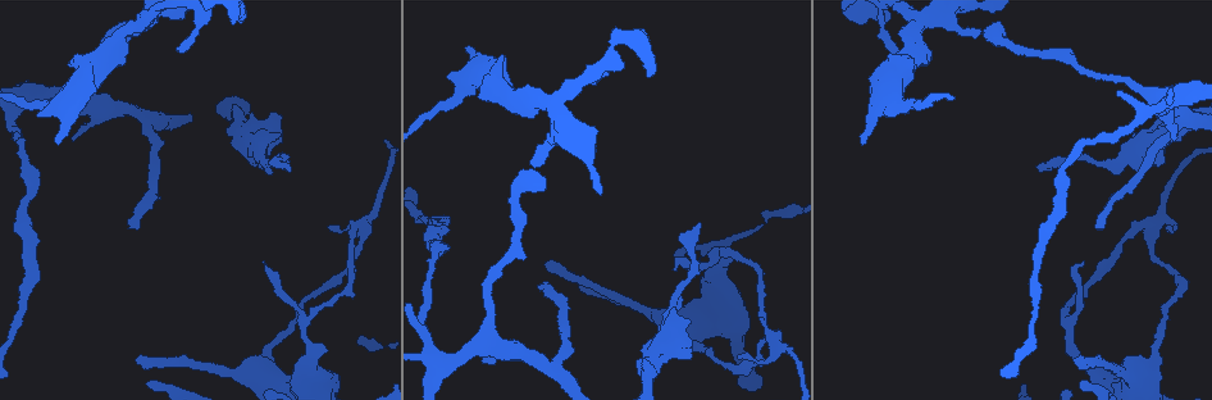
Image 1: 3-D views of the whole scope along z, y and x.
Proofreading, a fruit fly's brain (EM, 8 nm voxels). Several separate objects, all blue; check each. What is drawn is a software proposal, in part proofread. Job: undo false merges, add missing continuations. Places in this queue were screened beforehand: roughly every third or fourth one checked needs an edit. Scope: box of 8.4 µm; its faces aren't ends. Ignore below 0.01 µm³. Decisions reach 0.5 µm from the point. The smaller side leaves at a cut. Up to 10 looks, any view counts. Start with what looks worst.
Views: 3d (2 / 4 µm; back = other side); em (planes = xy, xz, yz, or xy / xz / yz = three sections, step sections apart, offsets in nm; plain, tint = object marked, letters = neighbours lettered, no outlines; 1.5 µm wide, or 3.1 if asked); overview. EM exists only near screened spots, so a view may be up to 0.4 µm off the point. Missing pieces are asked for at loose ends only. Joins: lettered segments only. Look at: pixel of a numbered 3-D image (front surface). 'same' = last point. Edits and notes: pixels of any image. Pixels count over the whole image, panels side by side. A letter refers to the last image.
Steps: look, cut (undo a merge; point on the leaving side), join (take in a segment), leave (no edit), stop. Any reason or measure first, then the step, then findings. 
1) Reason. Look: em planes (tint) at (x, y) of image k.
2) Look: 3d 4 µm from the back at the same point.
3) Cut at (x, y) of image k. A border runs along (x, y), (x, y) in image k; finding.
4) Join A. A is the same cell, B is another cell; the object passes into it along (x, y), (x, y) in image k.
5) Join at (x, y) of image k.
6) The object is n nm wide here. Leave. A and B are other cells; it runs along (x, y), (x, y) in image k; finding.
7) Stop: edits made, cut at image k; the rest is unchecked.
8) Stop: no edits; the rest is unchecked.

Branch stops here. Look: em planes (letters) at (482, 359) of image 1.

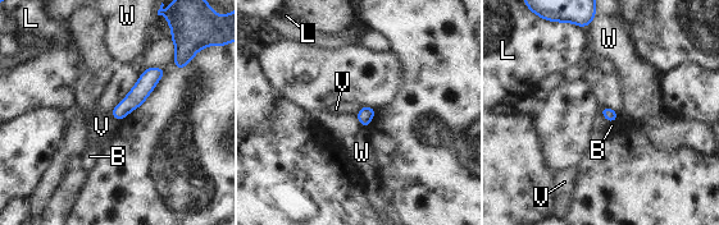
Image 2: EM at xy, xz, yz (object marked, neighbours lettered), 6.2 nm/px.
Leave. B, L, V and W are other cells; it runs along (160, 72), (118, 113), (114, 113) in image 2; no lettered segment goes on from it.

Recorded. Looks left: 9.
An open end. Look: 3d 4 µm at (1040, 170) of image 1.

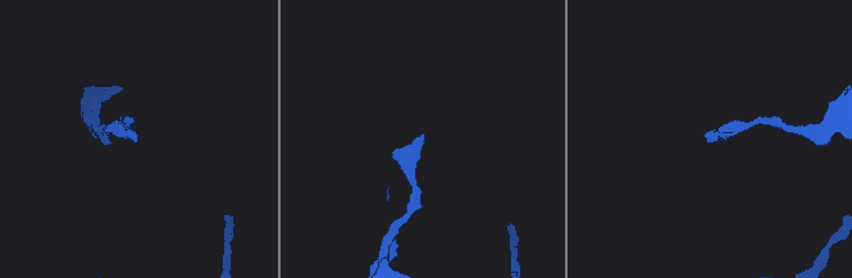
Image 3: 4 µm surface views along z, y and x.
Need the tissue. Look: em planes (letters) at (423, 135) of image 3.

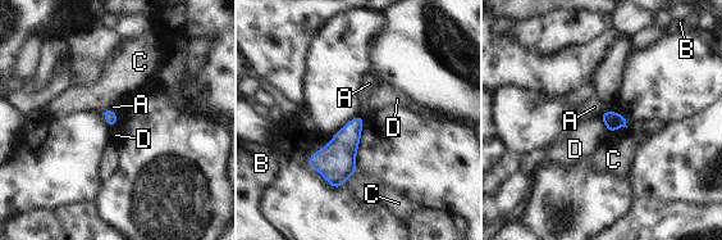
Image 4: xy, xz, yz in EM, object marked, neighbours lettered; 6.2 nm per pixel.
Leave. A, B, C and D are other cells; a border runs along (599, 117), (608, 131) in image 4; no lettered segment goes on from it.

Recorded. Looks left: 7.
A narrow waist. Look: em xz step 8 (tint) at (756, 352) of image 1.

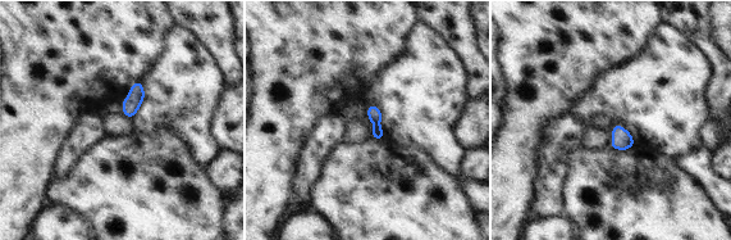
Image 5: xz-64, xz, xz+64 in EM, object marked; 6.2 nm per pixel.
Look: em xz step 8 (letters) at the same point.

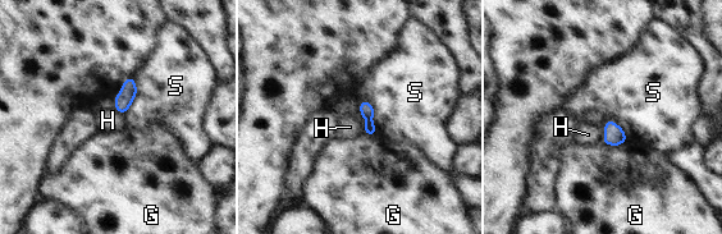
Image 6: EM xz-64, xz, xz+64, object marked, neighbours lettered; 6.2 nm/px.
Cut at (370, 129) of image 6. G, H and S are other cells; a border runs along (370, 116), (365, 118) in image 6; a second cell is stuck on.

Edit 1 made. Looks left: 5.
Redraw. Look: overview.

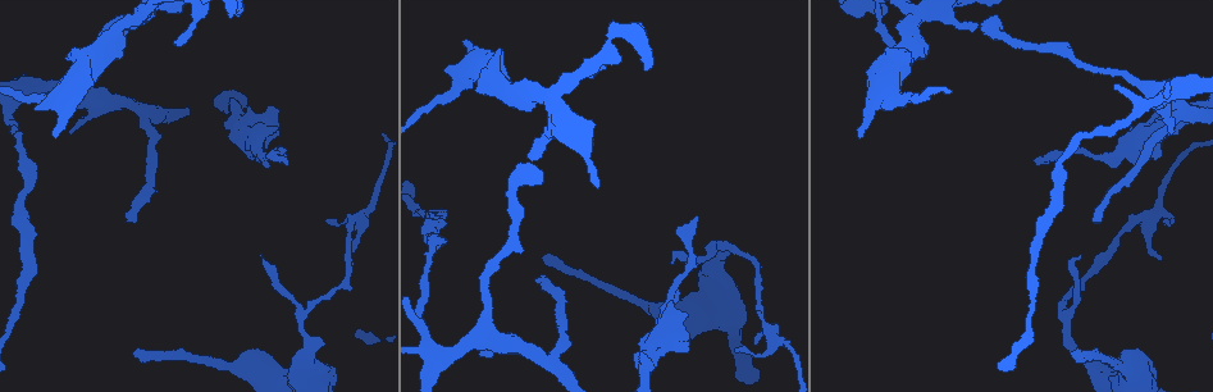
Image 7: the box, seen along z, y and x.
Three arms meet. Look: em yz step 4 (letters) at (301, 315) of image 7.

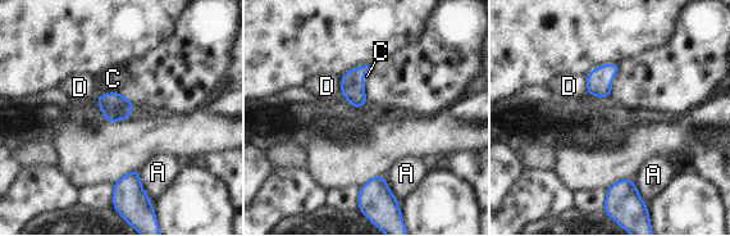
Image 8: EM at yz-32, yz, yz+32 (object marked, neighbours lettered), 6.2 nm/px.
Leave. A, C and D are other cells; a border runs along (119, 92), (104, 92), (97, 96) in image 8; one cell here.

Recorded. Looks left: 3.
Stop: edits made, cut at image 6; the rest is unchecked.

